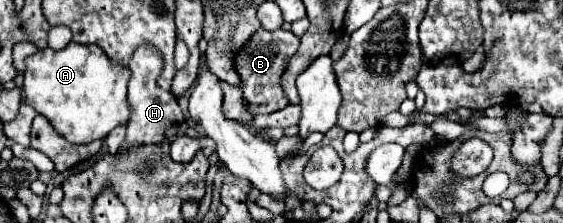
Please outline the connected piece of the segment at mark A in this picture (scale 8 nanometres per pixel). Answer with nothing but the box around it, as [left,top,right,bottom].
[21,43,131,143]

